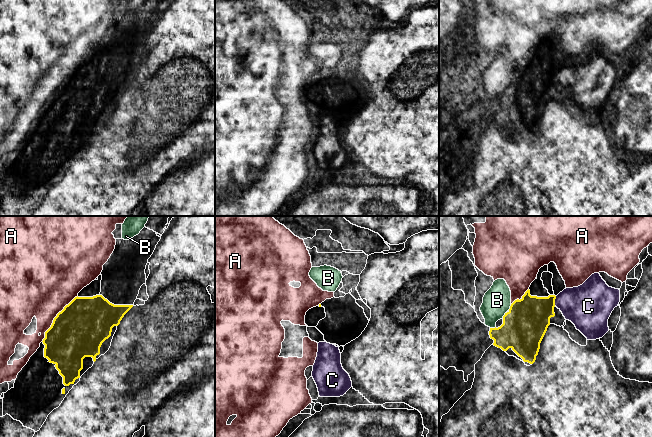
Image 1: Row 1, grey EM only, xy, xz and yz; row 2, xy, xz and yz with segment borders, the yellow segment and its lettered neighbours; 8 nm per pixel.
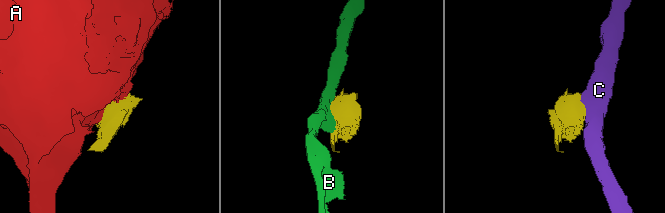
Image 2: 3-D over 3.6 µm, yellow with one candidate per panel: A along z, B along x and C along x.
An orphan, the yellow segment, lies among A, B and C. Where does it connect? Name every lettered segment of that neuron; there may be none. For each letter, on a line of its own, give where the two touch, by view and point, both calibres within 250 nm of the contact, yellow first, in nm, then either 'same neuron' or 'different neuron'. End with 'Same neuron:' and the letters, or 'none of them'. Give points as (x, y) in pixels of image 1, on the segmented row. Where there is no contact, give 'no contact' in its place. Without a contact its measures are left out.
A: xy (54, 318) | 420/440 nm | different neuron
B: yz (504, 315) | 360/220 nm | different neuron
C: yz (554, 301) | 340/320 nm | different neuron
Same neuron: none of them

